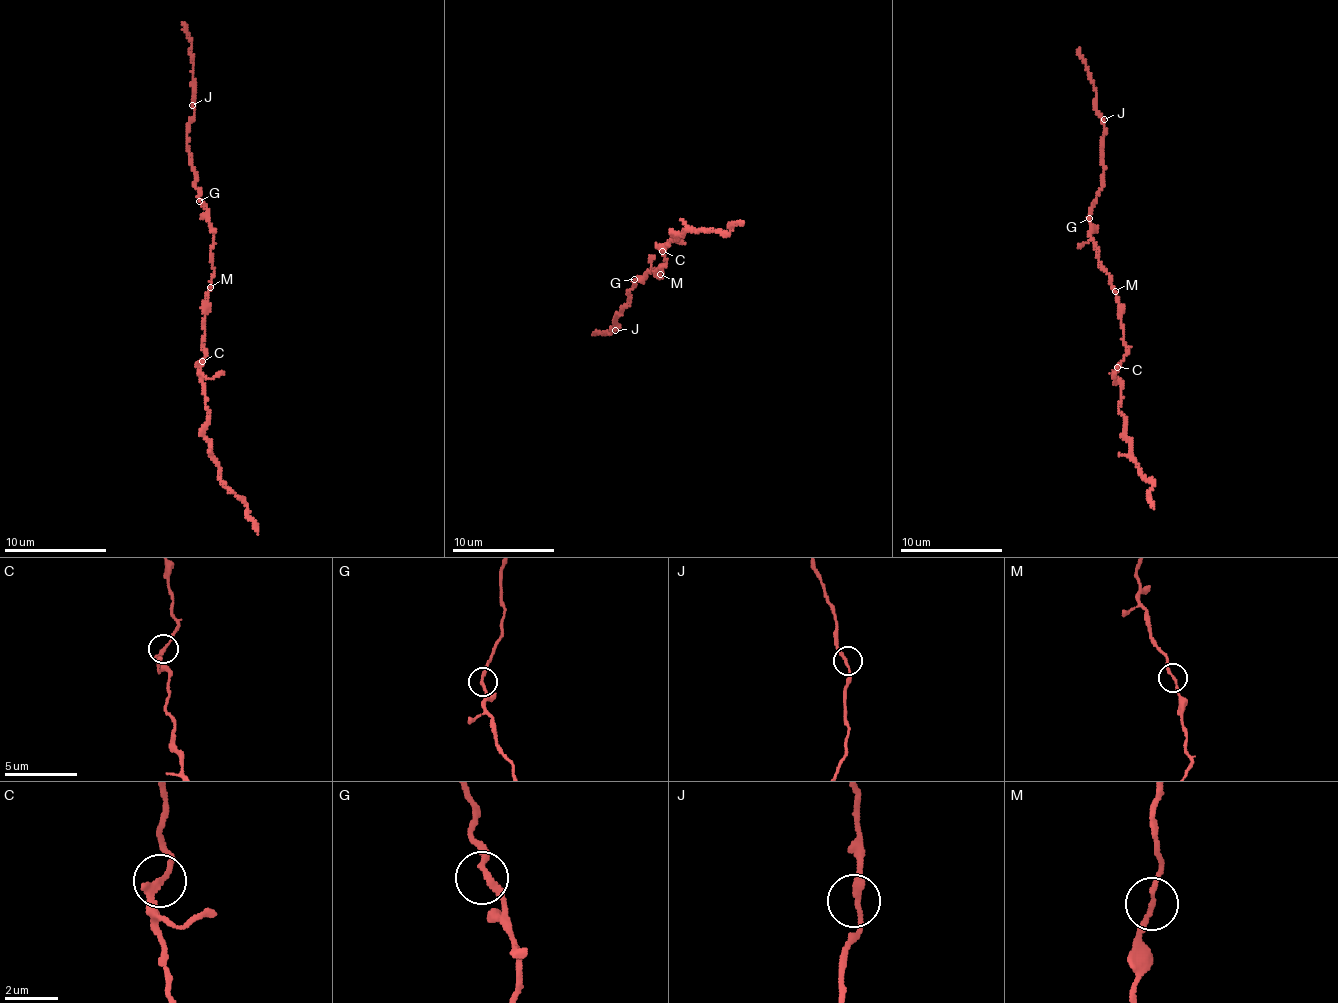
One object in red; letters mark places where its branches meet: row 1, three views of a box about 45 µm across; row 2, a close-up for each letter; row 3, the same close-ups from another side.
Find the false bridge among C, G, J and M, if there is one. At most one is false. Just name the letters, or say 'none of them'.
none of them

